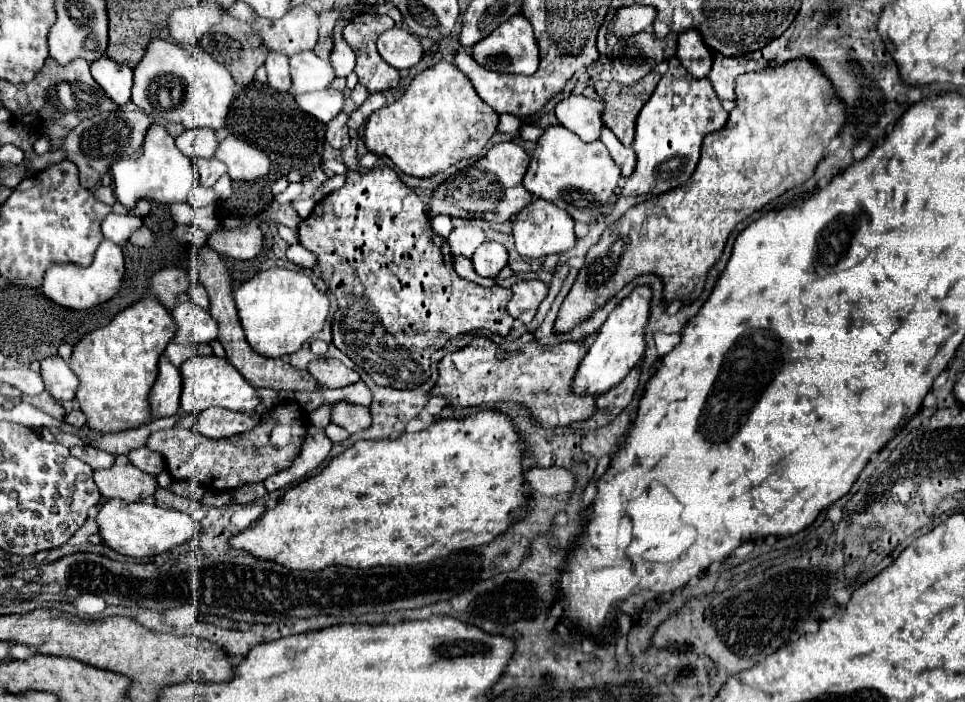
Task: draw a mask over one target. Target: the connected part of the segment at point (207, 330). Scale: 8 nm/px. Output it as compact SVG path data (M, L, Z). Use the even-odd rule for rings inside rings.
M181 302L173 310L177 324L175 342L179 344L207 344L217 338L217 322L211 318L209 310L203 310L195 302Z

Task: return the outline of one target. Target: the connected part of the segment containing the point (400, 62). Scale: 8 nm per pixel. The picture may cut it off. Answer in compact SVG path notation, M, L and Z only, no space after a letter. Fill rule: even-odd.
M391 28L383 32L377 40L377 50L381 58L395 66L397 70L413 68L423 58L423 46L421 40L411 34L407 28Z

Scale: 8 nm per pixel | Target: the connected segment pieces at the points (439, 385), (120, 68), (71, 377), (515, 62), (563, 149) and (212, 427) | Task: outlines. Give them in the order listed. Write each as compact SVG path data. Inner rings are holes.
M477 336L465 348L441 358L437 364L439 380L435 382L431 396L449 398L447 406L453 410L515 402L527 410L527 416L537 422L537 426L569 426L589 418L595 408L595 398L575 398L575 394L571 394L573 374L585 354L587 348L581 342L561 342L555 348L543 348L535 340L493 344L489 338Z
M103 56L91 64L91 74L113 102L119 106L129 102L133 86L133 70L129 66L117 64L111 58Z
M51 356L41 360L41 376L45 390L51 392L55 400L73 400L77 390L77 376L61 356Z
M523 14L511 16L507 22L503 22L495 32L491 32L487 38L477 42L473 46L473 58L495 72L503 74L533 74L539 68L539 48L537 40L533 36L533 26Z
M549 126L537 140L537 148L531 156L529 168L523 178L523 186L537 198L549 200L555 206L567 210L573 220L591 222L603 214L603 206L613 196L619 186L621 170L607 154L603 142L583 142L577 134L569 132L565 126Z
M209 408L199 414L193 430L207 438L227 438L243 434L259 424L257 412L233 412L223 408Z

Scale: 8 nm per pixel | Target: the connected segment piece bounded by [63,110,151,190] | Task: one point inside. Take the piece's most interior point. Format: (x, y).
(97, 142)

